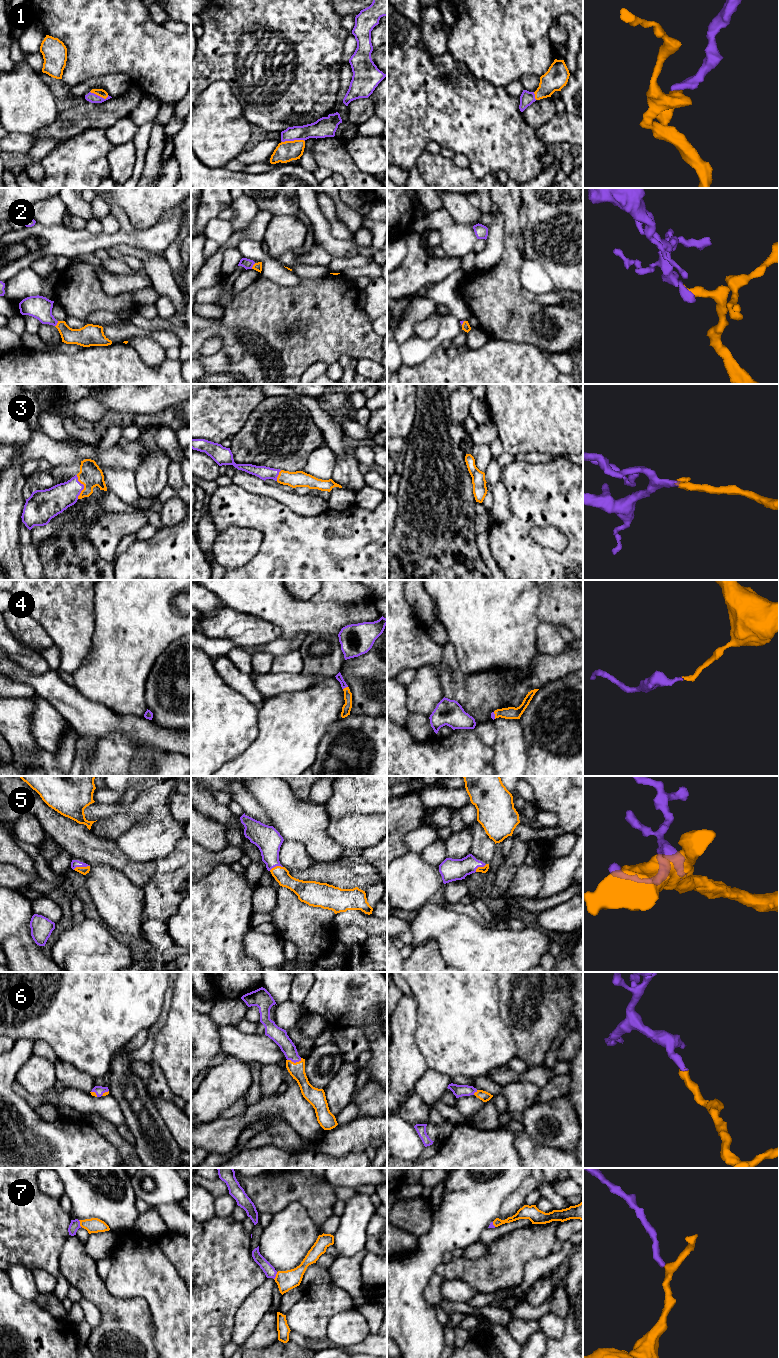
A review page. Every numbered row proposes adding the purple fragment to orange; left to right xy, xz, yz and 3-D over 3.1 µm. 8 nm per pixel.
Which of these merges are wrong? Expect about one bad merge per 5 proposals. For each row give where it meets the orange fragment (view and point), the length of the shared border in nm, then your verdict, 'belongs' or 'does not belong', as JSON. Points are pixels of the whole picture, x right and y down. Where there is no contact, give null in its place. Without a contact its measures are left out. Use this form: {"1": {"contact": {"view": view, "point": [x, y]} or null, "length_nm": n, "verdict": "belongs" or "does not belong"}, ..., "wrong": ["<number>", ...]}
{"1": {"contact": {"view": "xz", "point": [294, 140]}, "length_nm": 180, "verdict": "belongs"}, "2": {"contact": {"view": "xz", "point": [253, 266]}, "length_nm": 60, "verdict": "belongs"}, "3": {"contact": {"view": "xy", "point": [84, 487]}, "length_nm": 190, "verdict": "belongs"}, "4": {"contact": {"view": "xz", "point": [346, 687]}, "length_nm": 50, "verdict": "belongs"}, "5": {"contact": {"view": "xy", "point": [81, 867]}, "length_nm": 140, "verdict": "belongs"}, "6": {"contact": {"view": "xz", "point": [293, 1062]}, "length_nm": 120, "verdict": "belongs"}, "7": {"contact": {"view": "xz", "point": [276, 1276]}, "length_nm": 70, "verdict": "belongs"}, "wrong": []}

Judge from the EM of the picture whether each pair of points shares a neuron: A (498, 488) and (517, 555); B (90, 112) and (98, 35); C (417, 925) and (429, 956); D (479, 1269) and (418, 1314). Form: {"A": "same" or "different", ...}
{"A": "different", "B": "different", "C": "different", "D": "different"}

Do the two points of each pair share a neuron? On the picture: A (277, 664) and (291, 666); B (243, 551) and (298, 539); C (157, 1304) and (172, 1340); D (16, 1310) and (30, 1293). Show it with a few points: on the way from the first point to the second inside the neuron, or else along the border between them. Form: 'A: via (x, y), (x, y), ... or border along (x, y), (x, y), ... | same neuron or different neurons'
A: via (280, 664), (288, 664) | same neuron
B: border along (249, 527), (261, 533), (262, 542), (244, 566) | different neurons
C: via (166, 1313), (172, 1319), (172, 1331) | same neuron
D: border along (10, 1280), (11, 1286), (21, 1296), (34, 1301) | different neurons

